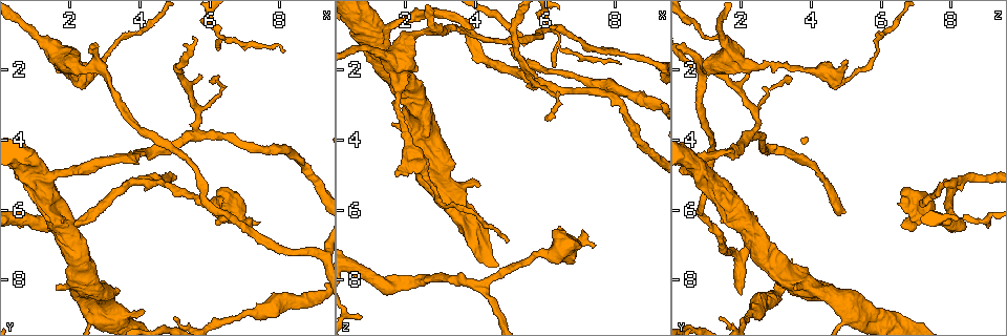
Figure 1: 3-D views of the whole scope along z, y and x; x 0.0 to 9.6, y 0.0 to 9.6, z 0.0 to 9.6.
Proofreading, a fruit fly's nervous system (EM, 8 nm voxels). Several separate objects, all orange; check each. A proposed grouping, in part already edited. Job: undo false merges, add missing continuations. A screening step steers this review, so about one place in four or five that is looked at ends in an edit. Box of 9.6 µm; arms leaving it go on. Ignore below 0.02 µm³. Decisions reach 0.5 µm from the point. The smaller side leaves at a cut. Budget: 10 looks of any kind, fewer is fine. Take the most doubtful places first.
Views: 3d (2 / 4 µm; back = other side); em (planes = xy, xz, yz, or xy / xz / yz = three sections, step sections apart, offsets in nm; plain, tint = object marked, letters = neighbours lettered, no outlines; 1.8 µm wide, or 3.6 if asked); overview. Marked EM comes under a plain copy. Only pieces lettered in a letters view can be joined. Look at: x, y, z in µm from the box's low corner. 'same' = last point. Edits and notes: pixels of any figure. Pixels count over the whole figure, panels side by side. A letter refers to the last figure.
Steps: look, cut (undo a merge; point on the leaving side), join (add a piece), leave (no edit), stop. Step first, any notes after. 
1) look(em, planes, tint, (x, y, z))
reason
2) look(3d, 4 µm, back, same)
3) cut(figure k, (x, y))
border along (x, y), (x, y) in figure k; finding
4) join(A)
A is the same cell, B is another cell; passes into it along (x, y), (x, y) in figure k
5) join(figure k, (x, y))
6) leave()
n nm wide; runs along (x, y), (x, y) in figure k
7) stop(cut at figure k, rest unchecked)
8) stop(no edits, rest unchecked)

look(3d, 4 µm, (5.05, 9.05, 1.40))

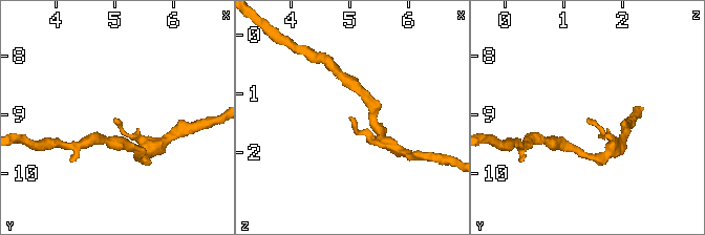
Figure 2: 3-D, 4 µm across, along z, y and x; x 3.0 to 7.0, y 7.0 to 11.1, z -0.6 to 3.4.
look(em, yz, step 16, tint, (5.05, 9.10, 1.45))
now the EM

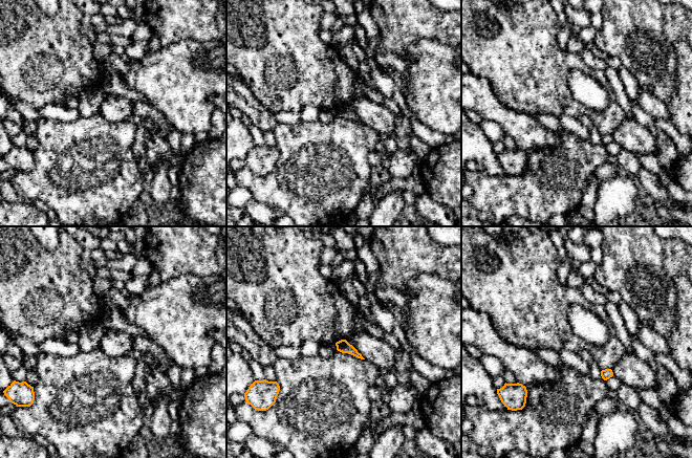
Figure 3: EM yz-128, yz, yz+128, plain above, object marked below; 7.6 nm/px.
look(em, planes, letters, same)
another direction

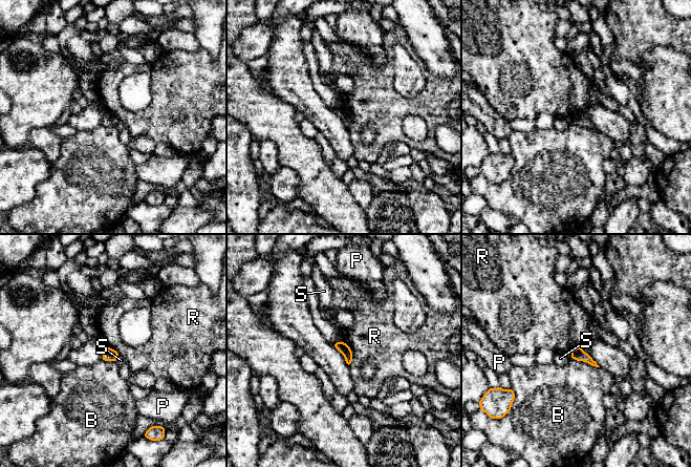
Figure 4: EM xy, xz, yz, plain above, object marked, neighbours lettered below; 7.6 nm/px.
leave()
B, P, R and S are other cells; border along (347, 345), (352, 356) in figure 4; none of them fits

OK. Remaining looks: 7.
look(3d, 4 µm, (6.35, 1.05, 1.15))

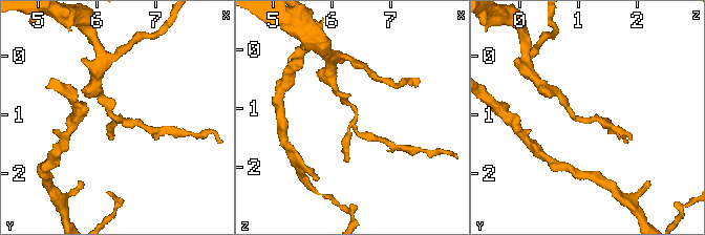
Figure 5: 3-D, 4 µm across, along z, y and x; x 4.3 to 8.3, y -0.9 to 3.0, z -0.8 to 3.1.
look(em, planes, letters, (6.35, 1.10, 1.15))
now the EM

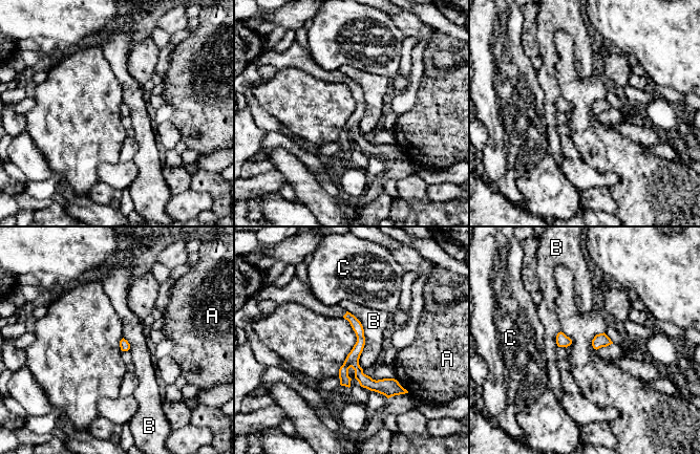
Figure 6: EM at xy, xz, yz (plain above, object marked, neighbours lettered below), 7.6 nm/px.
leave()
A, B and C are other cells; border along (346, 310), (363, 329), (362, 369) in figure 6; one neuron here

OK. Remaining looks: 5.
look(3d, 2 µm, (1.55, 8.20, 3.55))
branch stops here

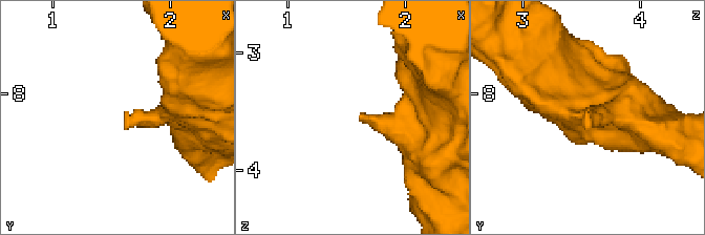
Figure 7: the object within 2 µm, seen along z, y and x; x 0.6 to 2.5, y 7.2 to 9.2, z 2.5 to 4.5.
look(em, planes, tint, (1.62, 8.18, 3.54))
shape alone is not enough

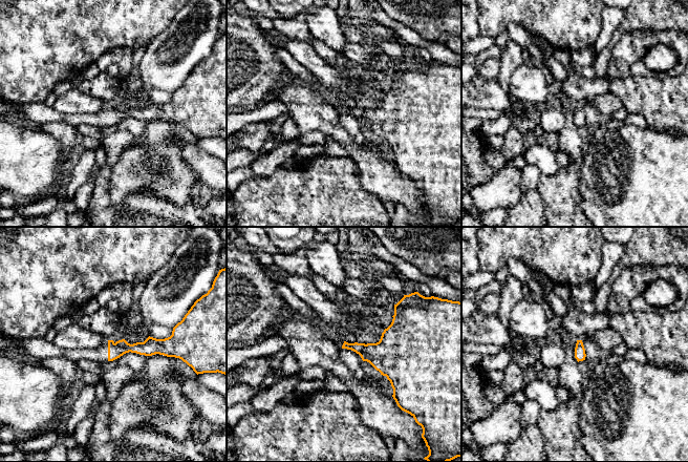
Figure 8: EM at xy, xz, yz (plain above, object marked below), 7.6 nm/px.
look(em, planes, letters, same)
see the neighbours

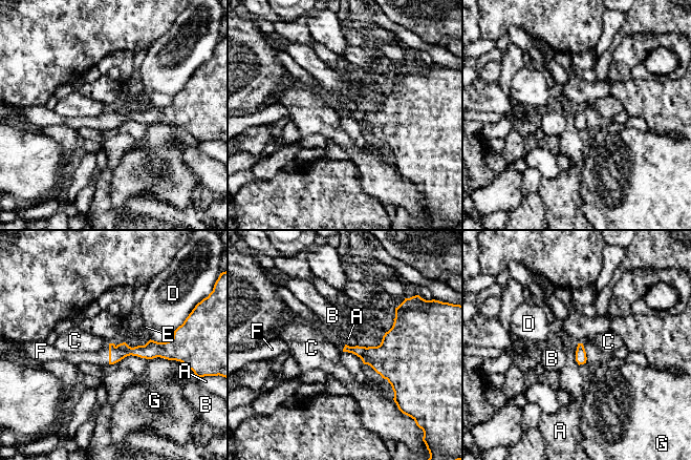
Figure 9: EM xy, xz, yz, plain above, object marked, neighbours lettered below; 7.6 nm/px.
join(F)
F is the same cell, A, B, C, D, E and G are other cells; passes into it along (117, 353), (109, 354), (101, 358) in figure 9; the neuron continues

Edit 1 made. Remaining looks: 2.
look(overview)
redraw

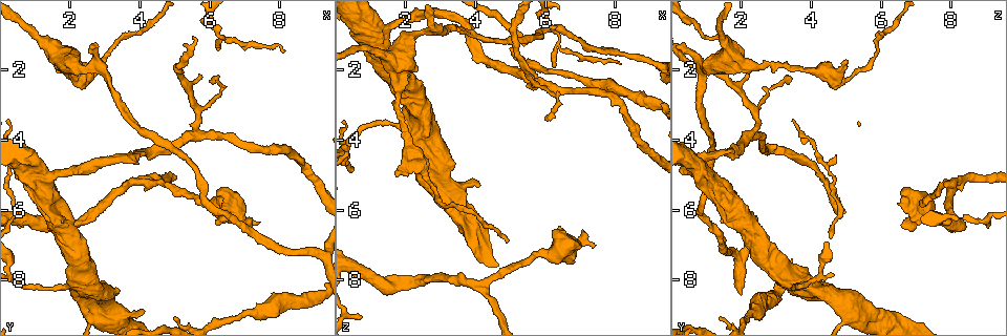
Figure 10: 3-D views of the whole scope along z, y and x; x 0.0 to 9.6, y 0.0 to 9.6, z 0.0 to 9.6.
look(em, 3.6 µm, planes, letters, (8.15, 1.50, 1.80))
thin end

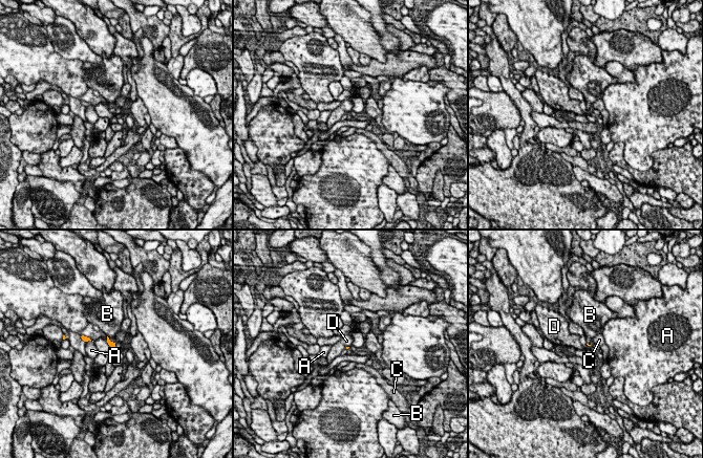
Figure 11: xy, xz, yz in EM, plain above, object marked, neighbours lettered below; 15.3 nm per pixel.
leave()
A, B, C and D are other cells; border along (106, 341), (113, 348) in figure 11; none of them fits

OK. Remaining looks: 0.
stop(join at figure 9, rest unchecked)

